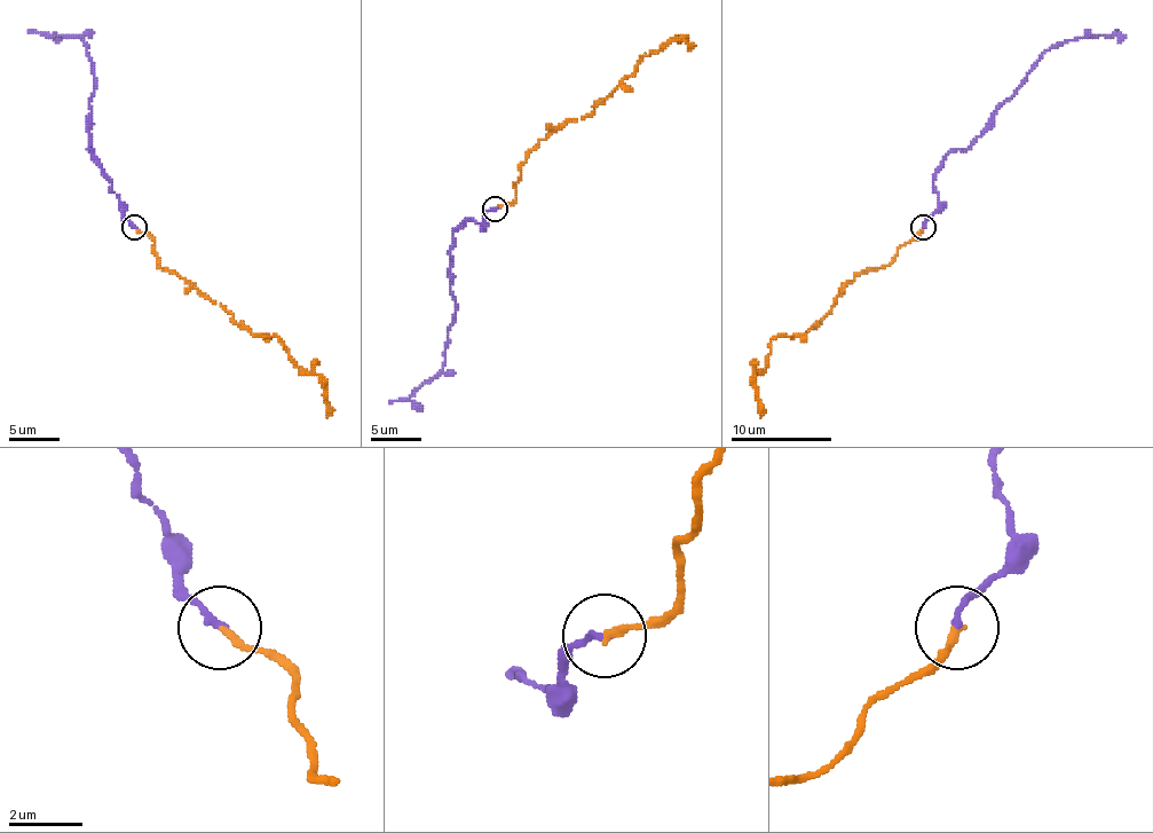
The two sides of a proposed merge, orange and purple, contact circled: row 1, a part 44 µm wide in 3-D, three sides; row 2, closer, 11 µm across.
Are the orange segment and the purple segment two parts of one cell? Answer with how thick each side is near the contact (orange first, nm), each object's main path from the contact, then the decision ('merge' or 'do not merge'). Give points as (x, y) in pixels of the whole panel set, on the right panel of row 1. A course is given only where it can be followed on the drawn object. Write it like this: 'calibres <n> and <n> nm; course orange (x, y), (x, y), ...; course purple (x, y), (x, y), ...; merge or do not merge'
calibres 200 and 180 nm; course orange (923, 227), (887, 266), (869, 268), (839, 293), (804, 337), (771, 342), (768, 364), (756, 377), (760, 417); course purple (923, 227), (938, 207), (933, 179), (948, 154), (965, 149), (986, 128), (1044, 53), (1118, 32); merge

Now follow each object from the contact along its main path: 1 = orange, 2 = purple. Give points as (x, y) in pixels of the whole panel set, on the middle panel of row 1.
1: (496, 207), (515, 197), (526, 155), (563, 124), (584, 119), (634, 71), (642, 55), (680, 40), (688, 46)
2: (496, 207), (480, 224), (473, 218), (452, 233), (450, 293), (455, 312), (442, 368), (407, 398), (389, 403)

